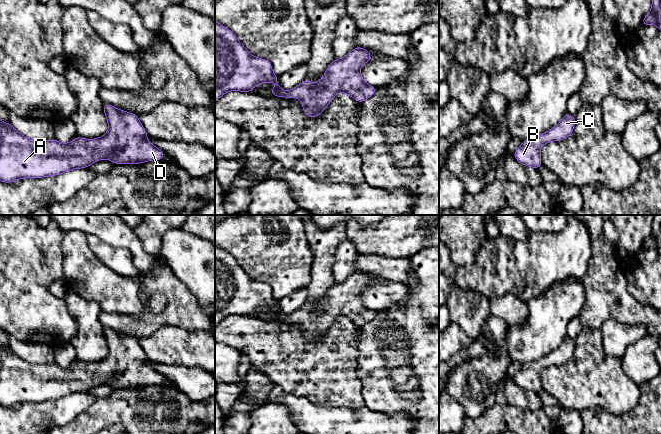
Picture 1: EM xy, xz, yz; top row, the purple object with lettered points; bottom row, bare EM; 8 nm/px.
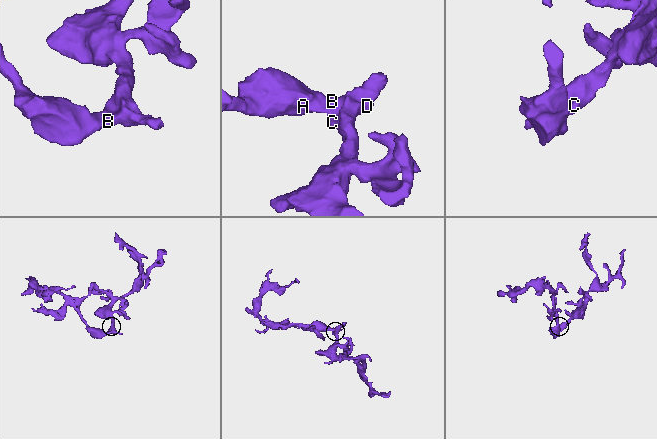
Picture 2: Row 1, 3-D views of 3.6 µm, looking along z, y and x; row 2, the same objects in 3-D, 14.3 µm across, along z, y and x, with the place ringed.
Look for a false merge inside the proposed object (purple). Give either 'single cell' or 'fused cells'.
single cell

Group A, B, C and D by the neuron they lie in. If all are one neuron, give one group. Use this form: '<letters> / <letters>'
A B C D

